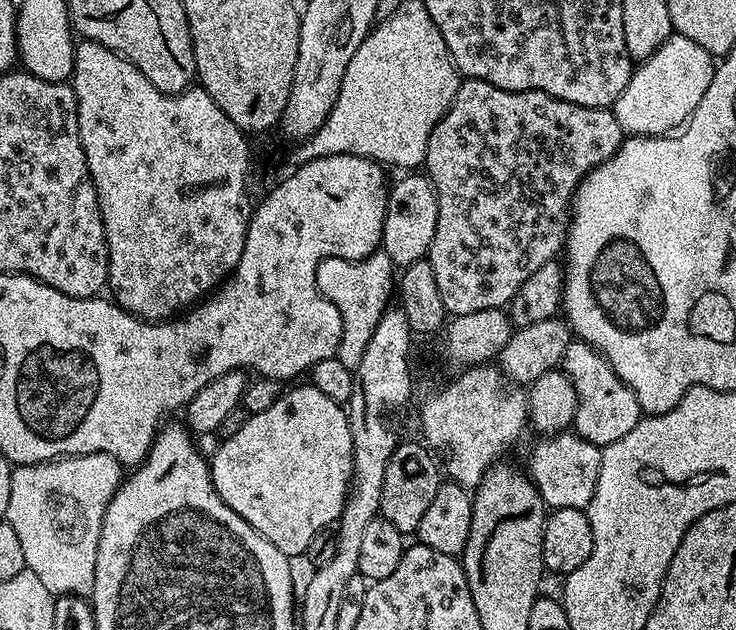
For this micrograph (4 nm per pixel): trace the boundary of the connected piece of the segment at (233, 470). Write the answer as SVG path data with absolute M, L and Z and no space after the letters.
M310 382L289 392L288 389L281 391L274 406L251 413L242 430L233 437L221 439L220 448L210 456L214 490L218 490L222 502L226 502L234 514L246 518L258 534L274 542L274 546L290 558L303 557L314 534L331 529L339 521L348 487L352 485L353 466L354 442L347 411Z

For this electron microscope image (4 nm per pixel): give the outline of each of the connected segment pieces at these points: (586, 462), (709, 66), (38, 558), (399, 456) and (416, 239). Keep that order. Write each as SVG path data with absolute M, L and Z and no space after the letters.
M572 430L540 438L533 446L526 471L549 509L587 509L594 498L594 486L598 486L598 470L602 466L600 449L601 445L586 442L586 438L576 435Z
M679 34L668 36L666 42L650 54L650 58L639 61L633 67L626 90L622 90L611 107L618 118L618 126L628 136L667 136L675 133L694 114L715 73L714 57L702 50L698 42Z
M95 452L81 456L62 456L42 464L22 464L13 467L10 478L10 502L3 515L22 542L22 558L27 571L38 574L38 582L52 592L53 597L91 597L94 590L94 566L98 558L98 542L108 503L114 498L125 469L110 454Z
M408 440L397 443L394 454L390 454L390 462L386 462L386 478L382 482L382 498L380 499L380 515L385 516L398 530L405 534L414 534L418 524L426 514L434 494L438 494L442 483L442 468L436 465L431 451L423 443L415 444Z
M404 174L400 181L388 190L386 218L382 226L380 243L383 252L392 259L393 265L403 266L425 259L434 242L434 230L438 222L438 198L432 181L424 174Z

